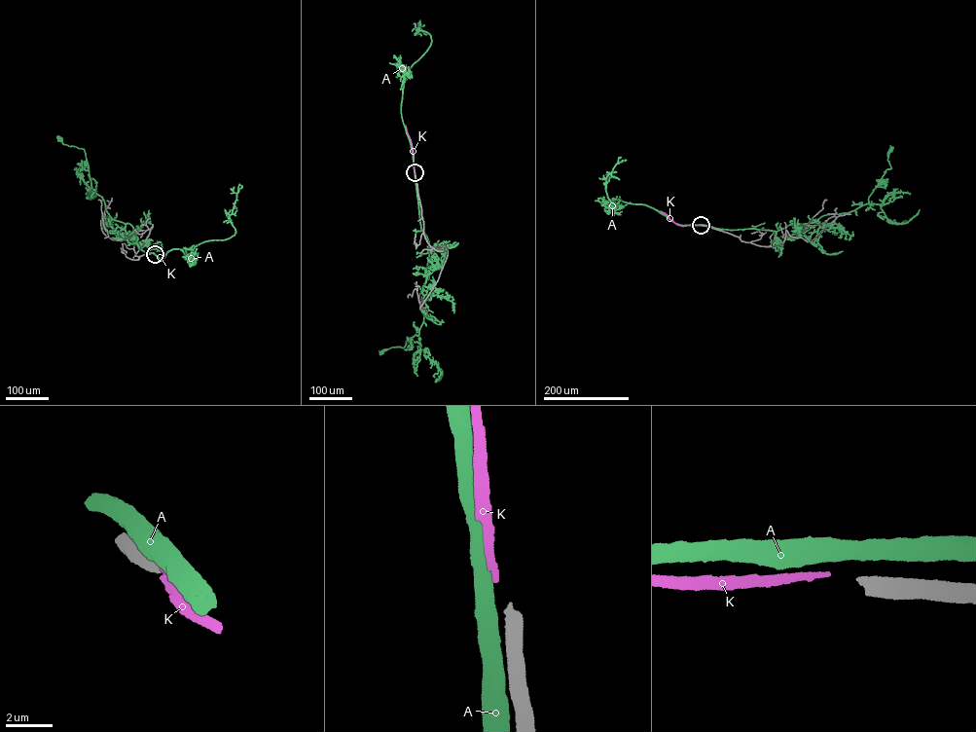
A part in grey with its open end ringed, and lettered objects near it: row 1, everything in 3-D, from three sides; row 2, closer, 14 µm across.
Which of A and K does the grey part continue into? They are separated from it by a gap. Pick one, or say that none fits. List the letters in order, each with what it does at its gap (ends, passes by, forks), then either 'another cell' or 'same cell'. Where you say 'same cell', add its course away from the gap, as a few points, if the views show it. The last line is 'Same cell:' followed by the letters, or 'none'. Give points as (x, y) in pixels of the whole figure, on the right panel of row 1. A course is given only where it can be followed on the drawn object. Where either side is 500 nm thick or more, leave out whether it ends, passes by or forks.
A: another cell
K: it ends; another cell
Same cell: none

